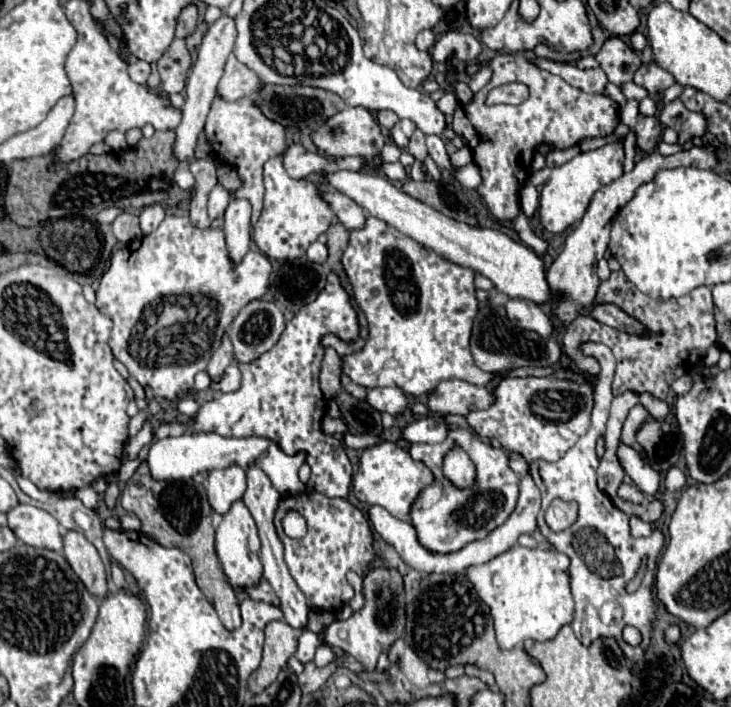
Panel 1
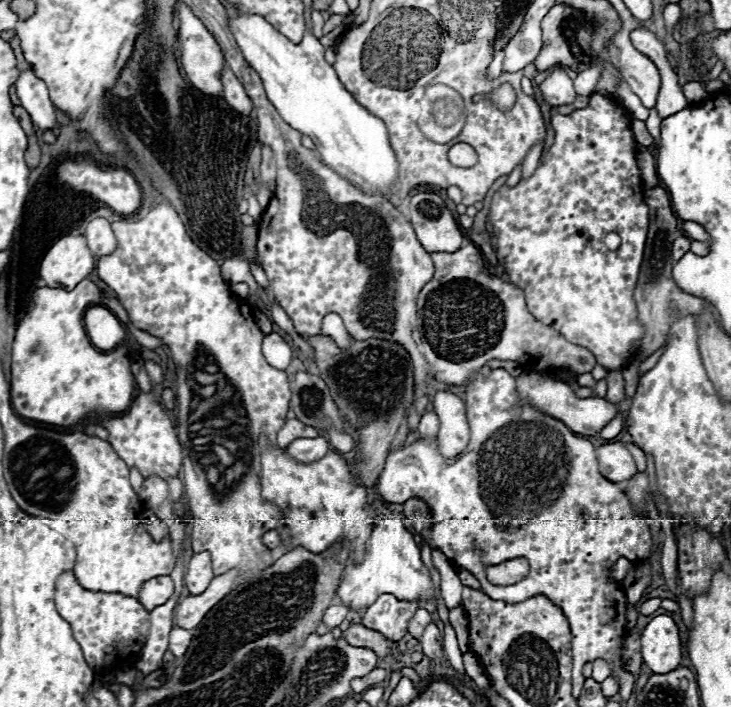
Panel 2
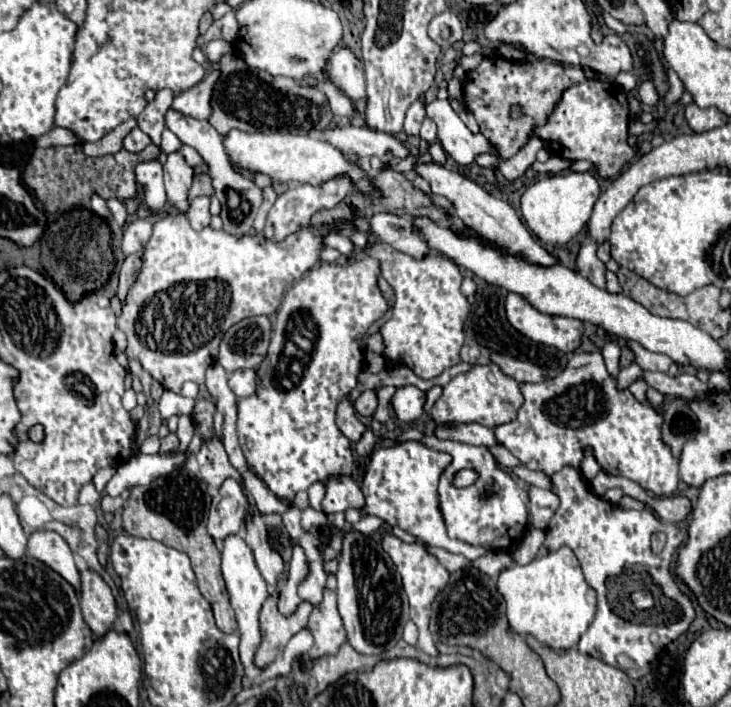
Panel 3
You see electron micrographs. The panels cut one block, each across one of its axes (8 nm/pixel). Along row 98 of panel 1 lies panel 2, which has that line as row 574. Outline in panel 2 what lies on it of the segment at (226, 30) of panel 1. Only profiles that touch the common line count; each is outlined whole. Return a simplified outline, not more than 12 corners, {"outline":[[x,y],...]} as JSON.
{"outline":[[208,552],[194,554],[184,574],[184,588],[202,594],[214,578]]}

